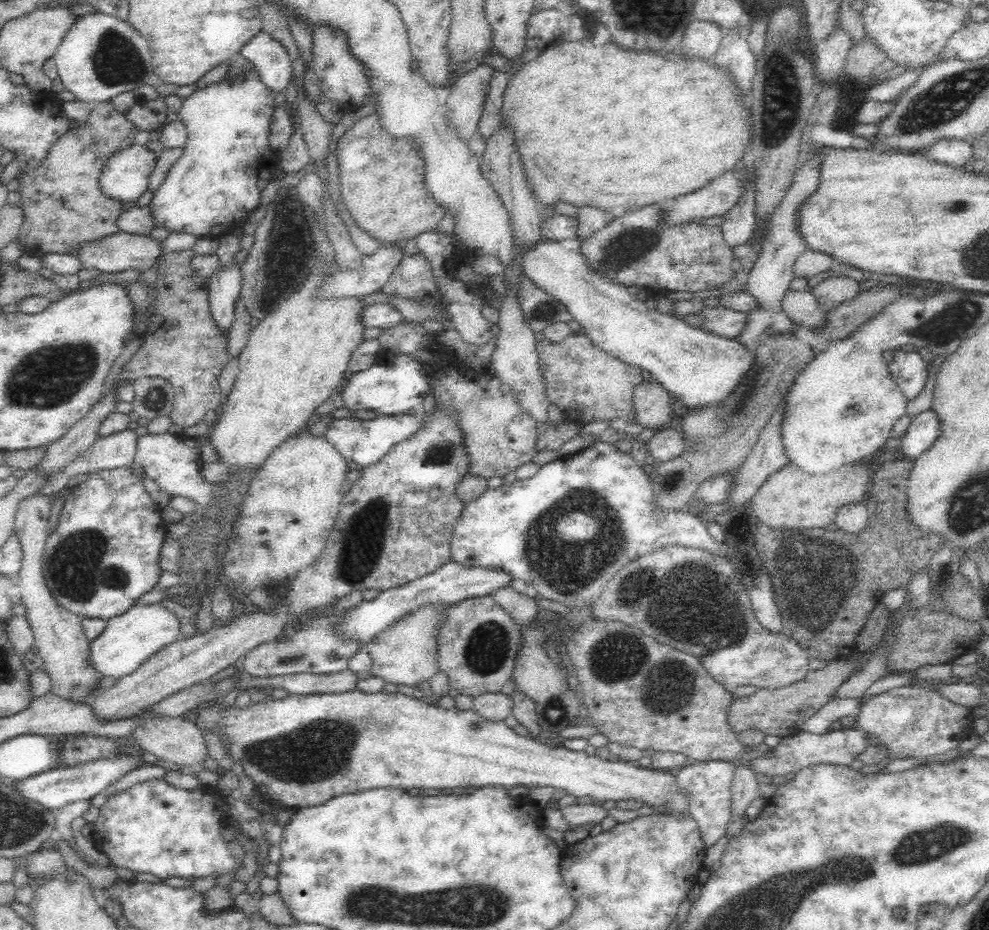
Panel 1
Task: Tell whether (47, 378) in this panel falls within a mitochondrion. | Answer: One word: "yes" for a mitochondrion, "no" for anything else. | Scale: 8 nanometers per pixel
yes

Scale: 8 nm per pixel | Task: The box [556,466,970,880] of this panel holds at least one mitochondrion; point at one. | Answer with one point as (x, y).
(691, 604)

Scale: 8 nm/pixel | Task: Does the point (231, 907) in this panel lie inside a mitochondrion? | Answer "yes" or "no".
no

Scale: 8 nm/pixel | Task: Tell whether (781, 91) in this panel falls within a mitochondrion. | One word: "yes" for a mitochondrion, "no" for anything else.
yes

